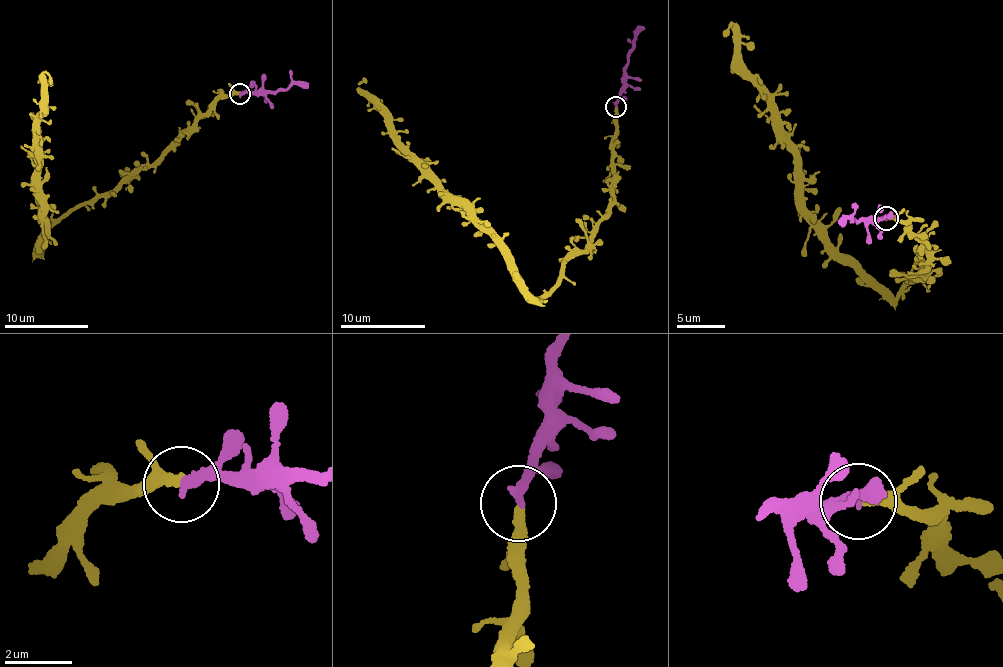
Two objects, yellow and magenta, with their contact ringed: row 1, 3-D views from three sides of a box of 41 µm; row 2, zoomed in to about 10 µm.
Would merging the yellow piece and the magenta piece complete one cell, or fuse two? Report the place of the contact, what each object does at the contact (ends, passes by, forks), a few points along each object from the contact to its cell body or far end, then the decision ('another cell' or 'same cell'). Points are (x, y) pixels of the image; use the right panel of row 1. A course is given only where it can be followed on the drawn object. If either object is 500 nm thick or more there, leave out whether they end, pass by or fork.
at (886, 218); yellow ends there; magenta ends there; yellow runs (887, 217), (907, 223), (927, 260), (891, 299), (804, 206), (795, 144), (745, 68), (740, 29), (725, 37); magenta runs (885, 218), (849, 218), (841, 223); same cell

